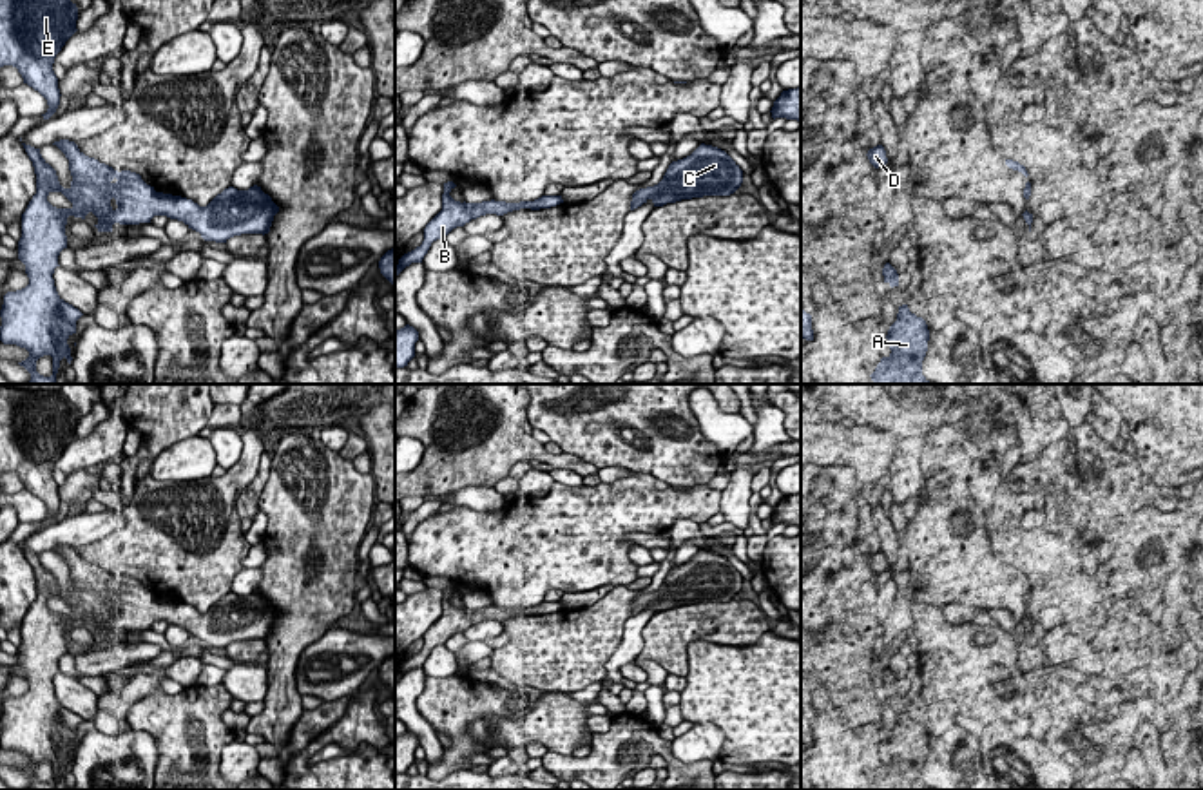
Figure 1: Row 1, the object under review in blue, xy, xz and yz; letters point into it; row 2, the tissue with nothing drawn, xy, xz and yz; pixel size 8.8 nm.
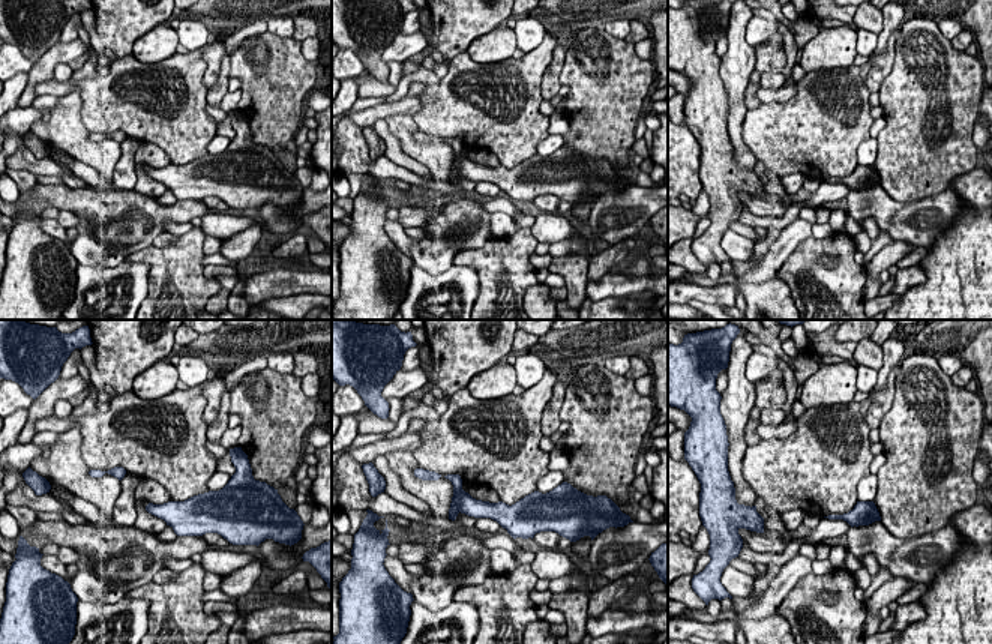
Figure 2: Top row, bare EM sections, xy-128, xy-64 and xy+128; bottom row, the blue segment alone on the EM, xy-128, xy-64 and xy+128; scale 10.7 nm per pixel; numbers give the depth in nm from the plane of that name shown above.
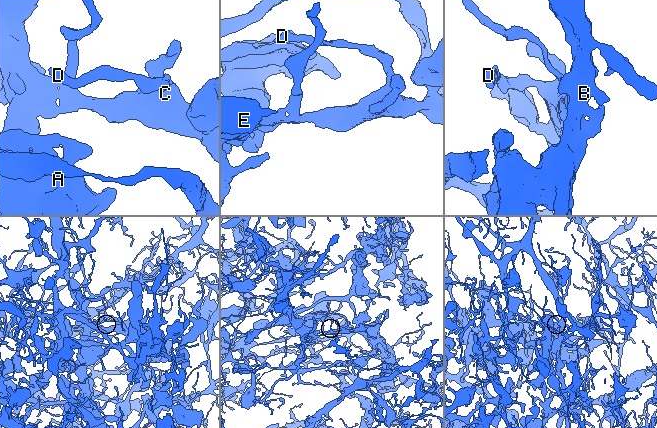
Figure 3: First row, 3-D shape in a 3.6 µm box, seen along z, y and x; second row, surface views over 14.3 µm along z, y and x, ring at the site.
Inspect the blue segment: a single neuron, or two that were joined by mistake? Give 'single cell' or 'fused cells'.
single cell

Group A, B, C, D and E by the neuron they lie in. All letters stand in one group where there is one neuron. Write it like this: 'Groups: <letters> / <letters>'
Groups: A B C D E

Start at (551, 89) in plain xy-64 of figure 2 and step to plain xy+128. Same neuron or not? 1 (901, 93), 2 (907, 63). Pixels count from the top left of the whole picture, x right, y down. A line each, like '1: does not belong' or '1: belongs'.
1: does not belong
2: does not belong

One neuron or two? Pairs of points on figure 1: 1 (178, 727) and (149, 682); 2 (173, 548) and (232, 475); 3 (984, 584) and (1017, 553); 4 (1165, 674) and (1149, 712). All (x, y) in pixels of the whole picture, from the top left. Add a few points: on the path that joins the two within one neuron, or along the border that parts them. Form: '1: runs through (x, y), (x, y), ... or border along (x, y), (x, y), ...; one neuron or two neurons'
1: border along (162, 689), (144, 696), (125, 720); two neurons
2: runs through (202, 557), (212, 553), (229, 531), (227, 504); one neuron
3: border along (984, 528), (988, 548), (1004, 568); two neurons
4: border along (1136, 696), (1153, 696), (1169, 707); two neurons

